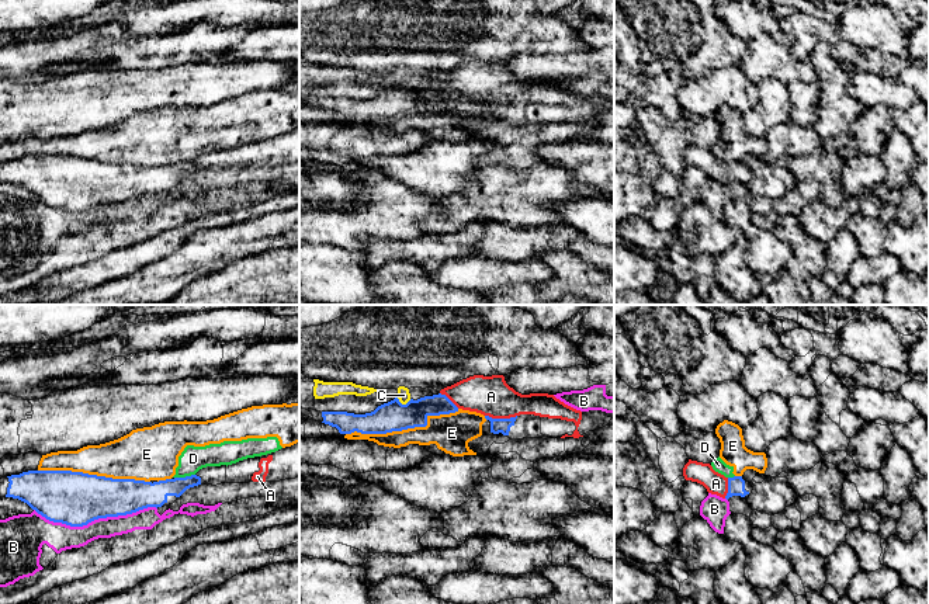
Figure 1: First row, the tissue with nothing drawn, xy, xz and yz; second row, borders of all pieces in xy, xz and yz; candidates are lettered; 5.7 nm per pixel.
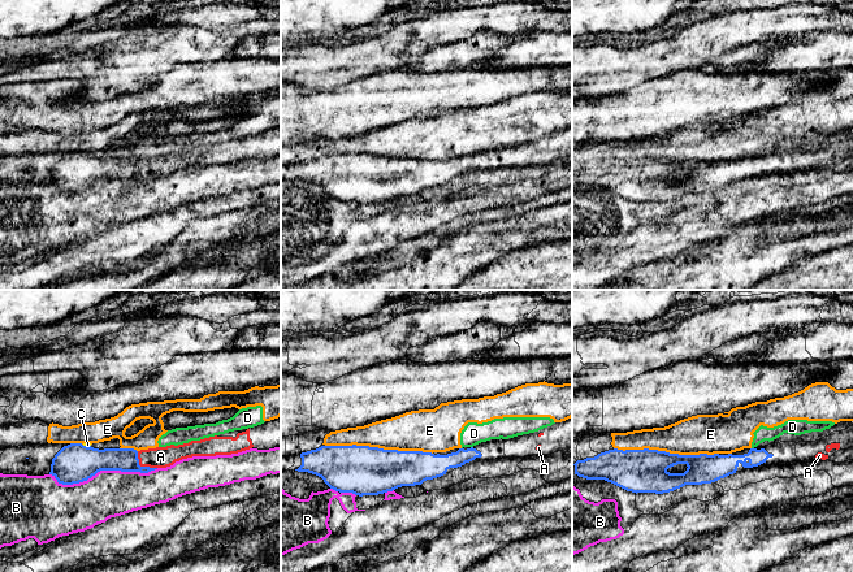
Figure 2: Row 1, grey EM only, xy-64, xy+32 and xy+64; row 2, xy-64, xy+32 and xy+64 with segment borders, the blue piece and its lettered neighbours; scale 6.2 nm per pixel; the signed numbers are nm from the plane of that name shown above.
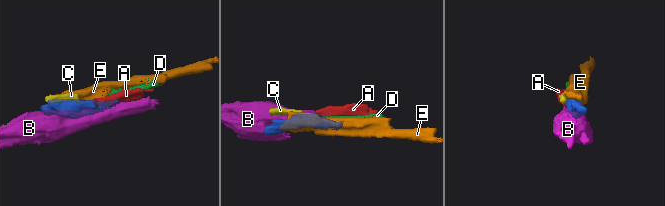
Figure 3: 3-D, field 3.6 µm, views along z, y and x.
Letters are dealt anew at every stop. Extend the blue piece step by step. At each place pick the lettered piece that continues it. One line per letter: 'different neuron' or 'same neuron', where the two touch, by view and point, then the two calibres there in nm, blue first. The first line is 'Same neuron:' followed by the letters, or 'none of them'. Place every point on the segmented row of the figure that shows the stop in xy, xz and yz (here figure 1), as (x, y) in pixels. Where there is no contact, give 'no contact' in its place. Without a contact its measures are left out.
Same neuron: A
A: same neuron; contact xz (501, 419); calibres 80 and 220 nm
B: different neuron; contact xy (94, 519); calibres 300 and 160 nm
C: different neuron; contact xz (404, 405); calibres 170 and 70 nm
D: different neuron; contact xy (186, 476); calibres 140 and 140 nm
E: different neuron; contact xz (405, 429); calibres 170 and 200 nm

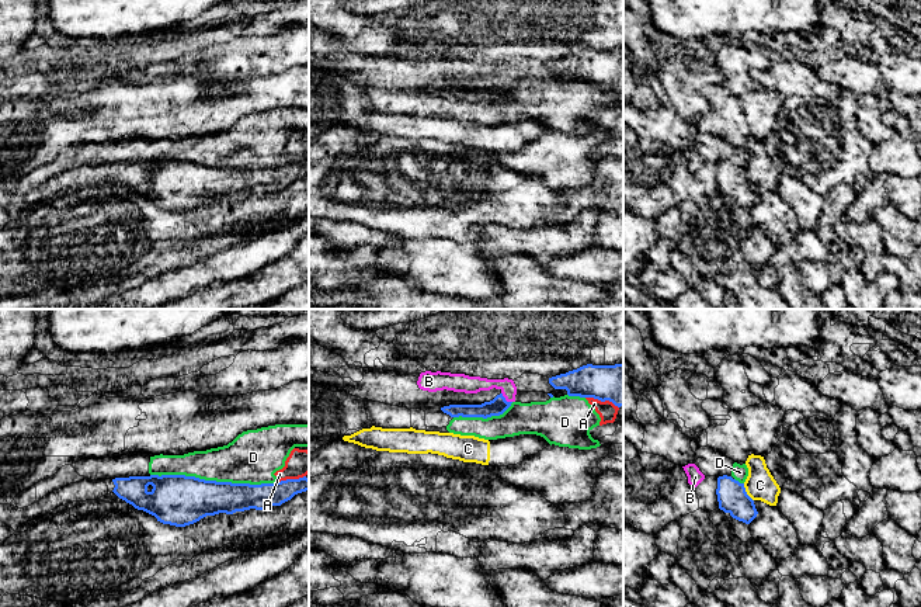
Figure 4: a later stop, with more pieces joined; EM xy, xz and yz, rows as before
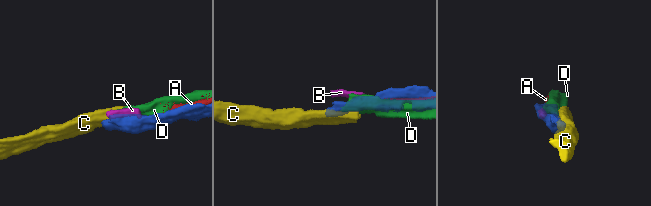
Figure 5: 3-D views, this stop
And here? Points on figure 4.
Same neuron: none of them
A: different neuron; contact xz (603, 401); calibres 240 and 110 nm
B: different neuron; contact xz (504, 399); calibres 100 and 100 nm
C: different neuron; contact yz (746, 492); calibres 170 and 180 nm
D: different neuron; contact xy (214, 481); calibres 300 and 280 nm

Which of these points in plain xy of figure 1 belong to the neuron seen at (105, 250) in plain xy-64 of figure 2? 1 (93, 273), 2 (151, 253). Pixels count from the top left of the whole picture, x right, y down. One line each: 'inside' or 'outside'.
1: inside
2: inside

